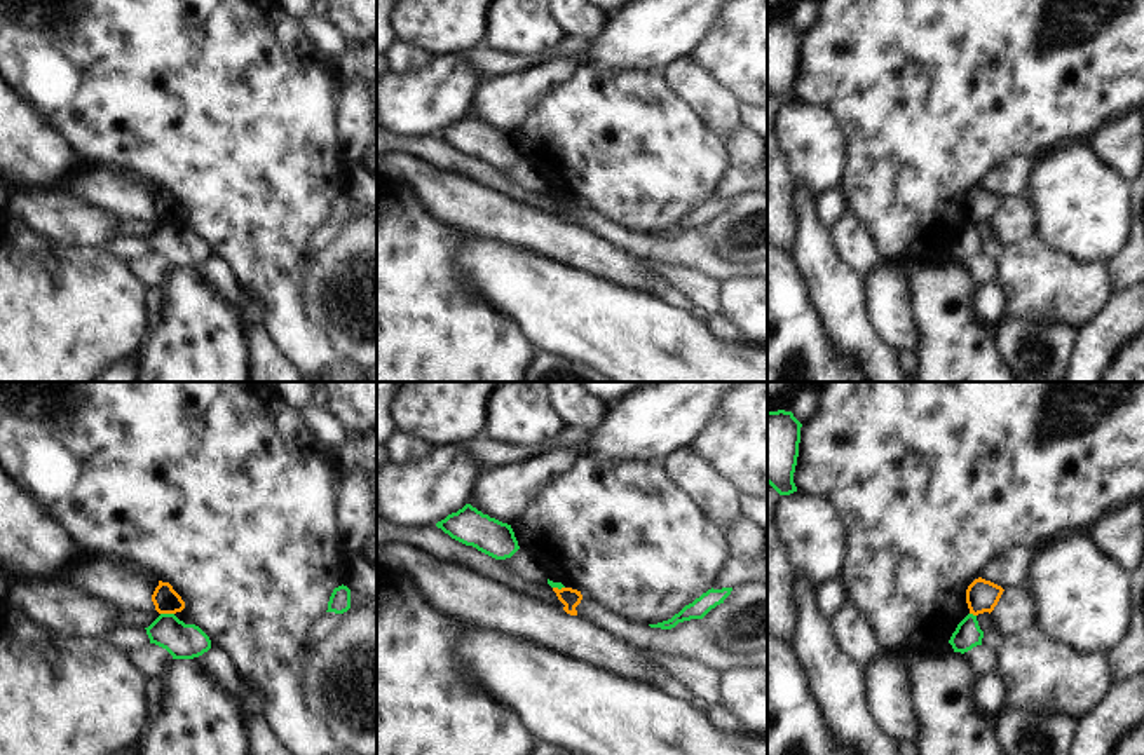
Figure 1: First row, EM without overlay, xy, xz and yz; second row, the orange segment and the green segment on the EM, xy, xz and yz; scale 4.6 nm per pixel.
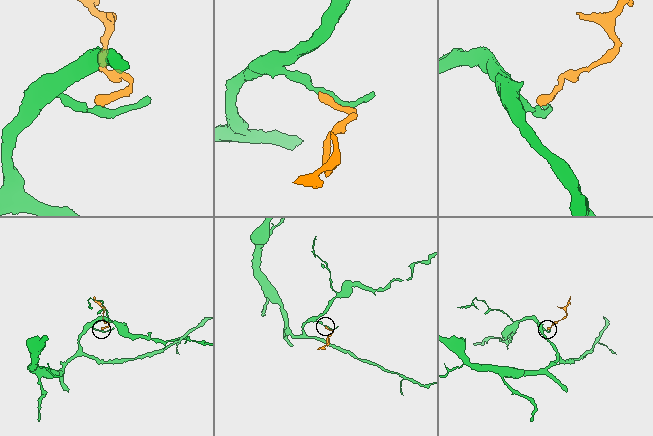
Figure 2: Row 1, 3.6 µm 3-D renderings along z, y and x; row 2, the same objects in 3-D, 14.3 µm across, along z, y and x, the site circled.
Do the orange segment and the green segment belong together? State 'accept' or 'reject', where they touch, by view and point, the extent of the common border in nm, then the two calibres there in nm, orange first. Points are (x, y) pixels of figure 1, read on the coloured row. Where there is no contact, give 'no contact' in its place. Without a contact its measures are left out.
reject; meets orange in xy at (168, 612); contact 60 nm long; 120 nm thick on the orange side, 160 nm on the other

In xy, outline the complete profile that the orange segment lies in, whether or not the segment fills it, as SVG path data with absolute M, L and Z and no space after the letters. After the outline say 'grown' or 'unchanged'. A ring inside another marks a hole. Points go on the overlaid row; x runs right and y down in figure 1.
M159 581L159 586L155 588L152 602L159 614L176 614L185 609L181 596L173 589L169 582L162 581Z; unchanged

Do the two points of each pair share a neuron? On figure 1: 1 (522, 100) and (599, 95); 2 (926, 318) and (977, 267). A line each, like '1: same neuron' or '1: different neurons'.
1: different neurons
2: different neurons

